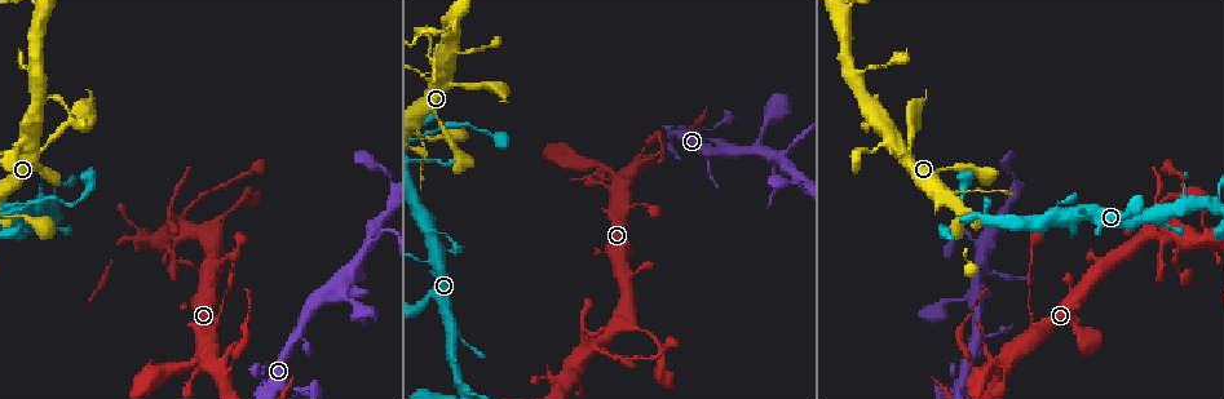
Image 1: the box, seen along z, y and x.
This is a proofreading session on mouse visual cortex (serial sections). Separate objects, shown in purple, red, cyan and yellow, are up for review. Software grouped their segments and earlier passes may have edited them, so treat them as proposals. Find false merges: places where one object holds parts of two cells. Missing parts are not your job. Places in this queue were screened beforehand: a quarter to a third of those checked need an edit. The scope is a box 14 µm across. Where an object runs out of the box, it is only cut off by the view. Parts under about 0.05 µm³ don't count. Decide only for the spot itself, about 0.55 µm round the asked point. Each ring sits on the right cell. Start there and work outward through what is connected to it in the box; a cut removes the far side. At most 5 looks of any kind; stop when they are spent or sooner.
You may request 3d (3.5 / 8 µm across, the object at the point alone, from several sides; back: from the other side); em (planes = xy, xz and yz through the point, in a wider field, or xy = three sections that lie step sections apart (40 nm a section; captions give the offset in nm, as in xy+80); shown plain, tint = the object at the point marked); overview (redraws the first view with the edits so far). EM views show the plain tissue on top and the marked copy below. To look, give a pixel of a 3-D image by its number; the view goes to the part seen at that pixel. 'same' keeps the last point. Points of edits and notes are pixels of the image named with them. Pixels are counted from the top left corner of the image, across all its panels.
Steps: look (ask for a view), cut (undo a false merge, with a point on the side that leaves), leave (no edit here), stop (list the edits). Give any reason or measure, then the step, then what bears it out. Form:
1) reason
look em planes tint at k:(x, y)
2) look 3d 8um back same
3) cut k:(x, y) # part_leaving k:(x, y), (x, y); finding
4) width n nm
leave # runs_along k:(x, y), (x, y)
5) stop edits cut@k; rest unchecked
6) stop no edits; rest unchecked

thick turns thin
look em xy step 1 tint at 1:(214, 329)

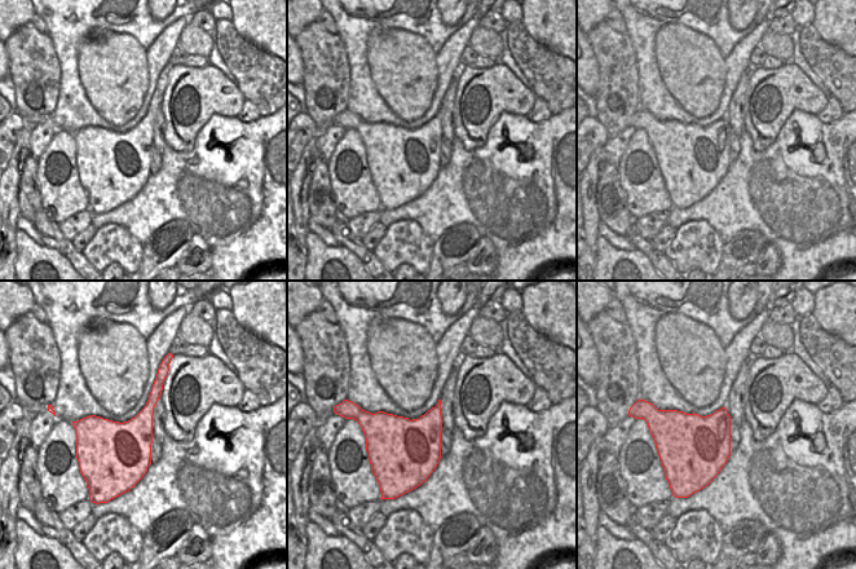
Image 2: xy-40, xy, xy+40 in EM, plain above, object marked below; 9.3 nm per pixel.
wider look
look 3d 3.5um same

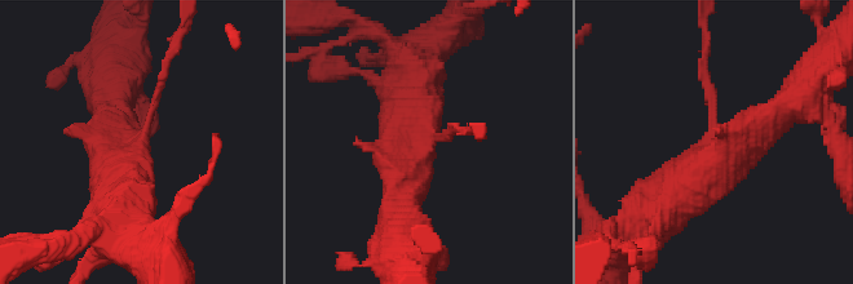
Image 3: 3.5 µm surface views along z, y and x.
leave # continuous, no second cell

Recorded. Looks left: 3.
look 3d 3.5um at 1:(234, 357)

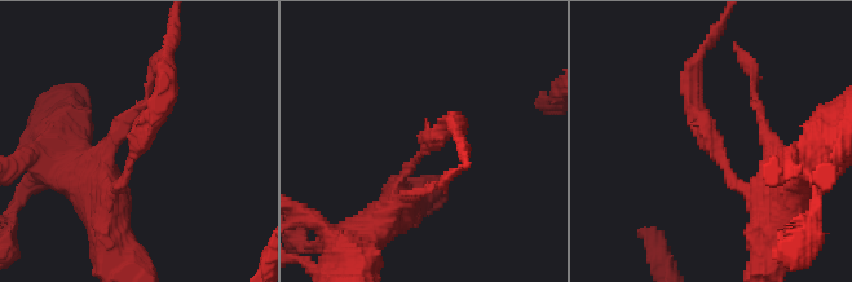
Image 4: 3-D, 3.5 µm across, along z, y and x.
arm_widths 250, 300 nm; now the EM
look em xy step 1 tint at 4:(425, 149)

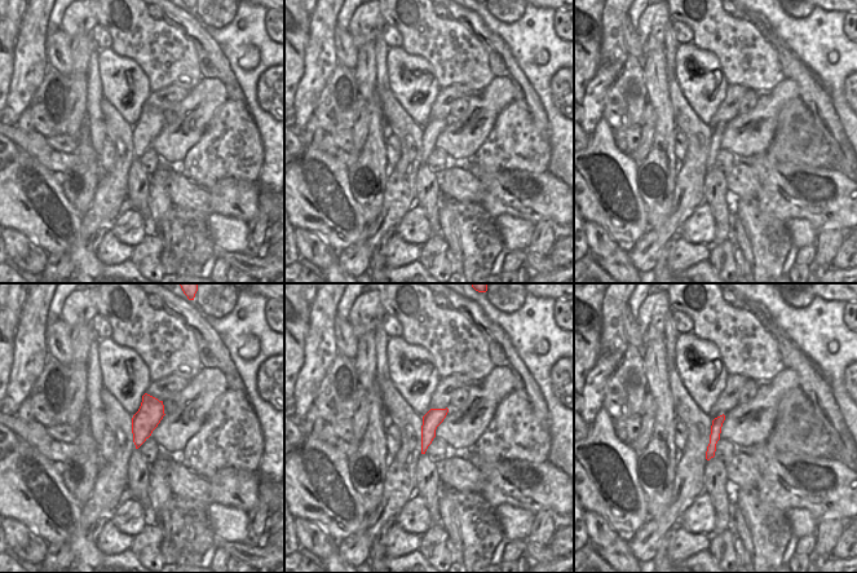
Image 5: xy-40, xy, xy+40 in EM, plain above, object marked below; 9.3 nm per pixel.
leave # runs_along 4:(777, 192), (747, 192), (724, 168), (692, 80); continuous, no second cell

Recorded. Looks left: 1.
stop no edits; rest unchecked

